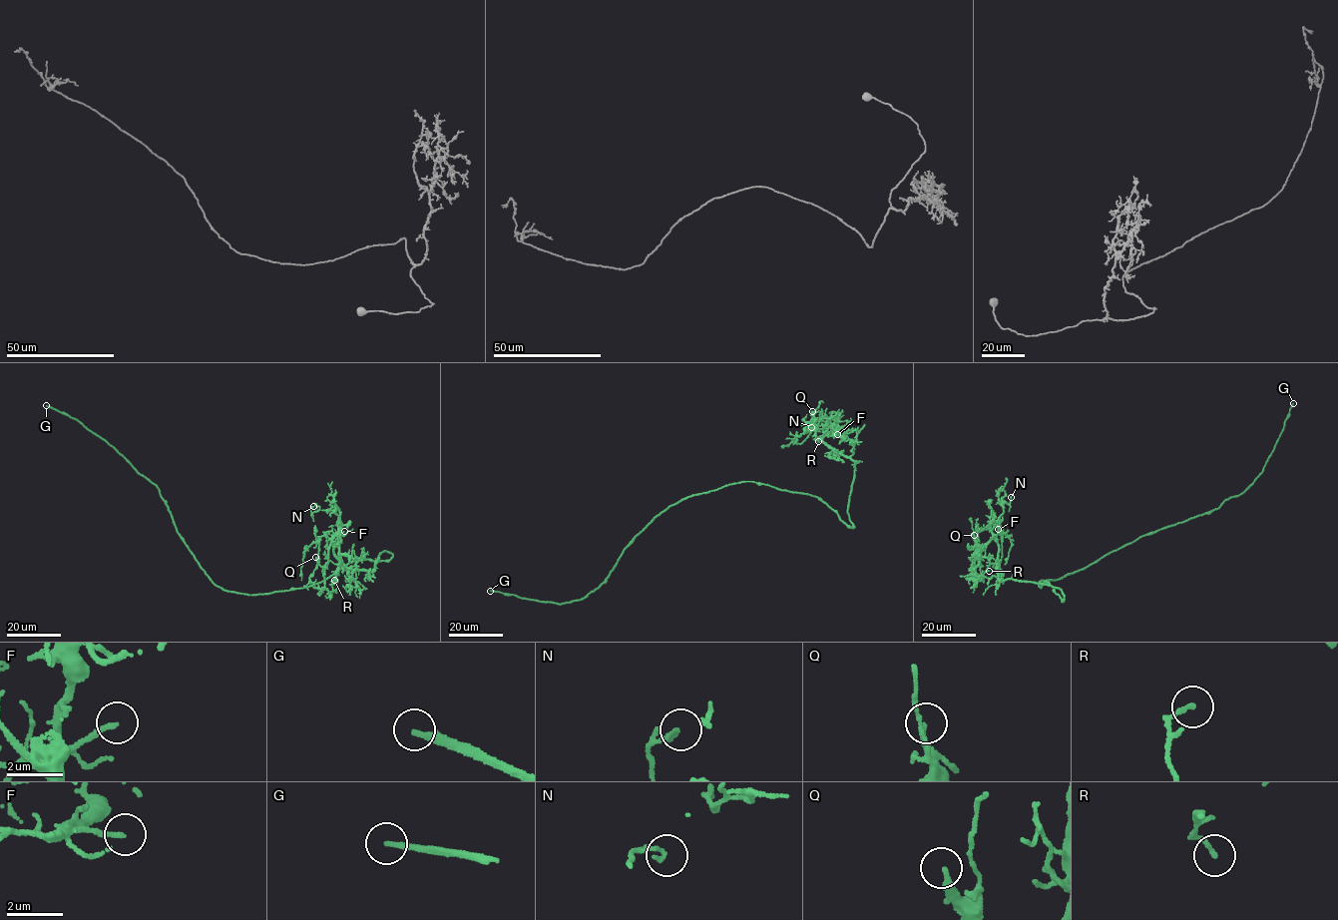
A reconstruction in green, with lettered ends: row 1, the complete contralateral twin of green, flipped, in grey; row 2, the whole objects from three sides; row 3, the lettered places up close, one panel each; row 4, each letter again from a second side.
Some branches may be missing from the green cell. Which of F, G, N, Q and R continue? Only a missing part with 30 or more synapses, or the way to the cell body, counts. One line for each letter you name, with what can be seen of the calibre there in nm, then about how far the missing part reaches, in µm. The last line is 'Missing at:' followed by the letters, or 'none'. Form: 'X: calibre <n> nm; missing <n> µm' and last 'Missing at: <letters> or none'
F: calibre 180 nm; missing 20 µm
G: calibre 200 nm; missing 45 µm
Missing at: F, G

